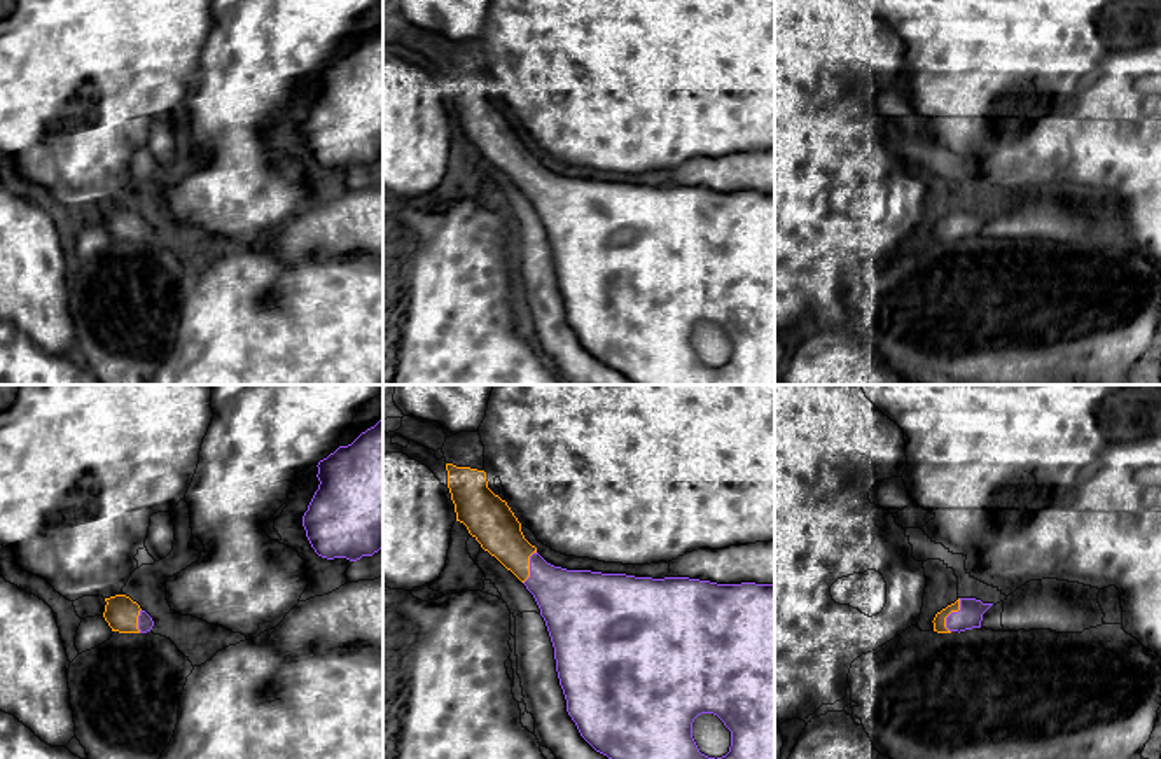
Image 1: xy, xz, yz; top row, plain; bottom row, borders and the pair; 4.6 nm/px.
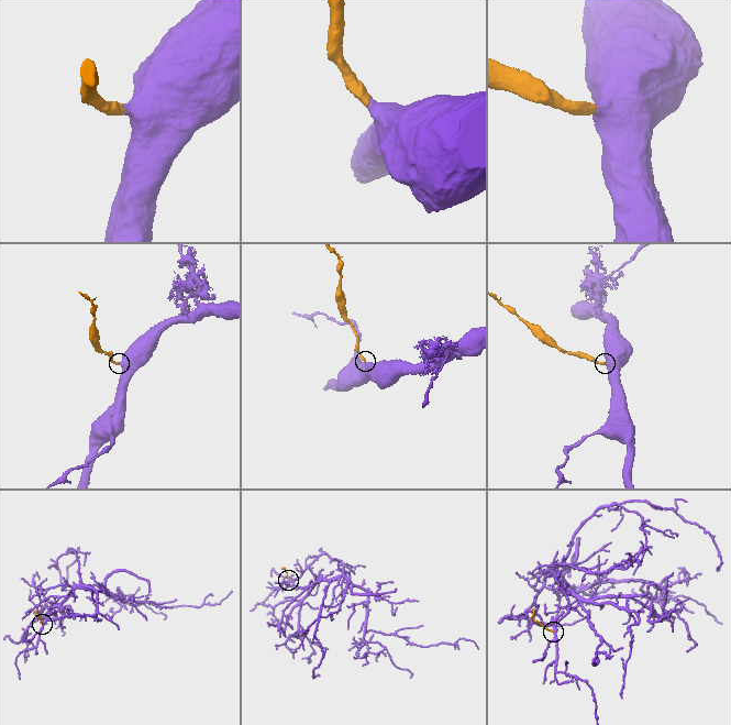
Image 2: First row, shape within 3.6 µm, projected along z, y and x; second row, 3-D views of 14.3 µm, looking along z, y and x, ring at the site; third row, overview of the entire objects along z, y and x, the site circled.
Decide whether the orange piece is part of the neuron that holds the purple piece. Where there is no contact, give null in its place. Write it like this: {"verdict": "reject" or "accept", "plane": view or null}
{"verdict": "accept", "plane": "yz"}

